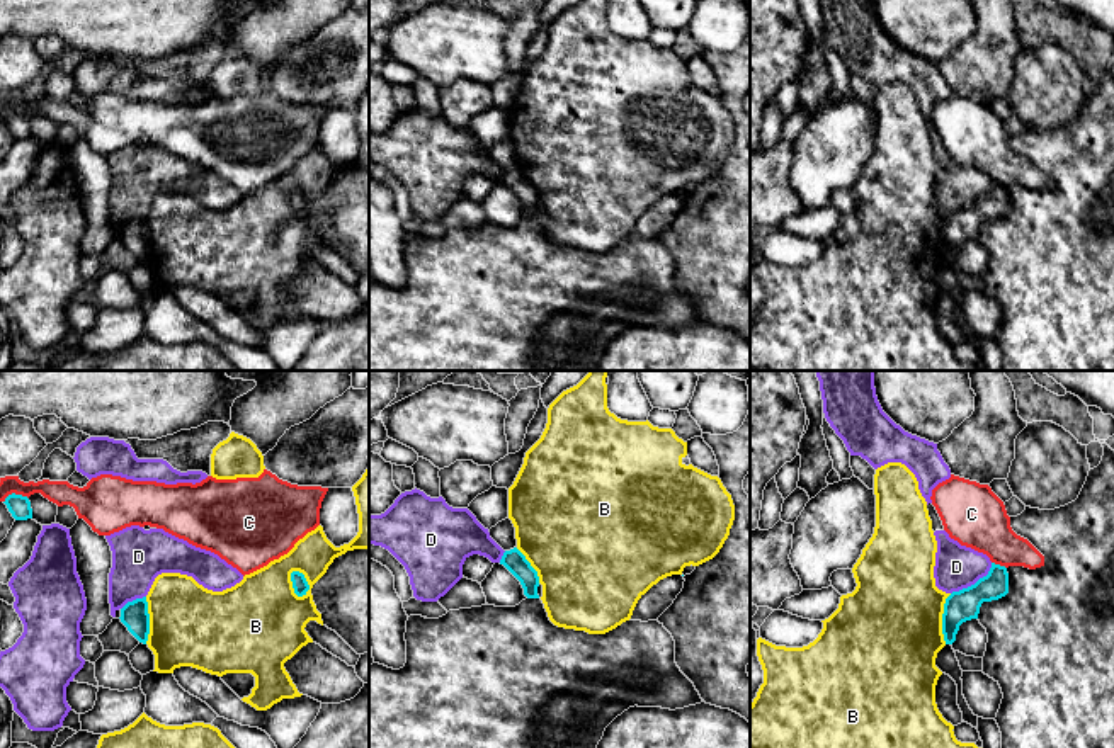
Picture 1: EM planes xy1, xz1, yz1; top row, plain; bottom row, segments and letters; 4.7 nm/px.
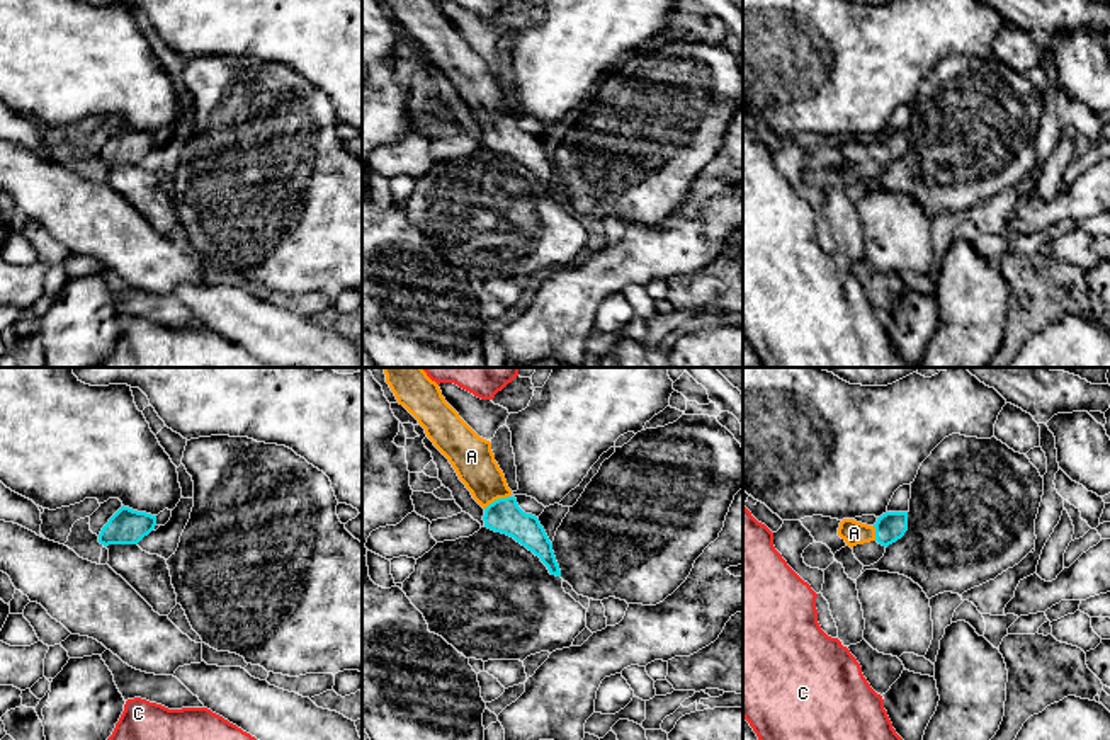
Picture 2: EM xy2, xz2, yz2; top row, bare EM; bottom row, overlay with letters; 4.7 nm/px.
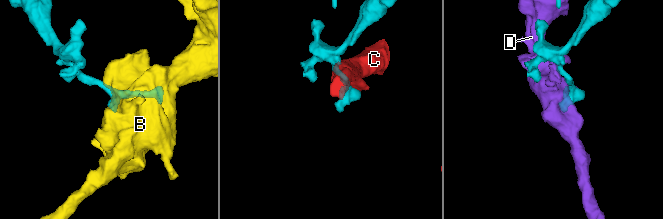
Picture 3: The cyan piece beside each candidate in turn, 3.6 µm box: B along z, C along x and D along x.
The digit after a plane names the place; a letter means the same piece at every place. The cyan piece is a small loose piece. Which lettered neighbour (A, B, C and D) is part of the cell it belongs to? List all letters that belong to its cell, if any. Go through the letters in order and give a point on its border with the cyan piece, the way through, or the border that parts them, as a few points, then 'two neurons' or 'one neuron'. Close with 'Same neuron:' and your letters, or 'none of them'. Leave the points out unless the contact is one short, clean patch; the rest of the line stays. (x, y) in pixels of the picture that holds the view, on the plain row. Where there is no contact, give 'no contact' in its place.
A: xz2 (498, 118) | across xz2 (504, 135), (498, 118), (490, 109), (471, 75) | one neuron
B: xy1 (293, 204) | two neurons
C: yz1 (999, 184) | two neurons
D: yz1 (975, 203) | two neurons
Same neuron: A

